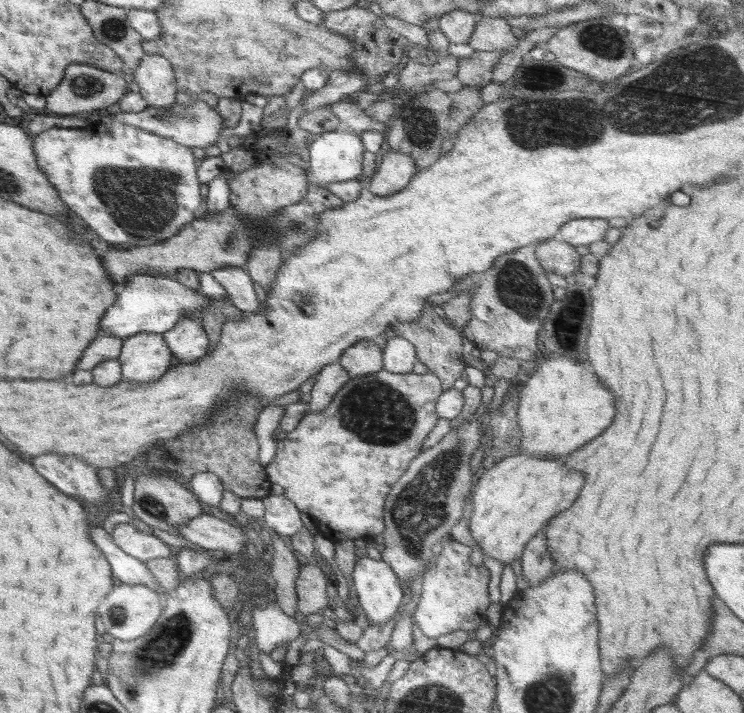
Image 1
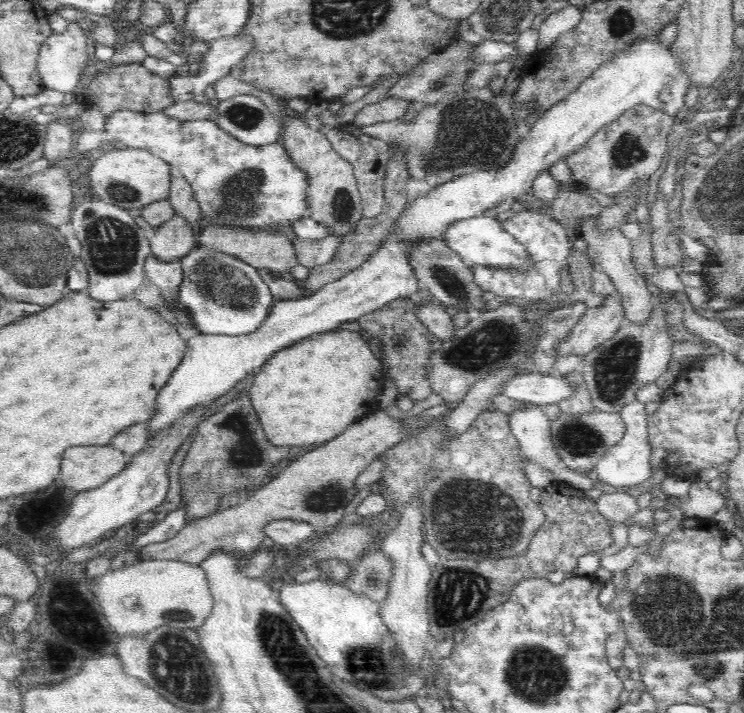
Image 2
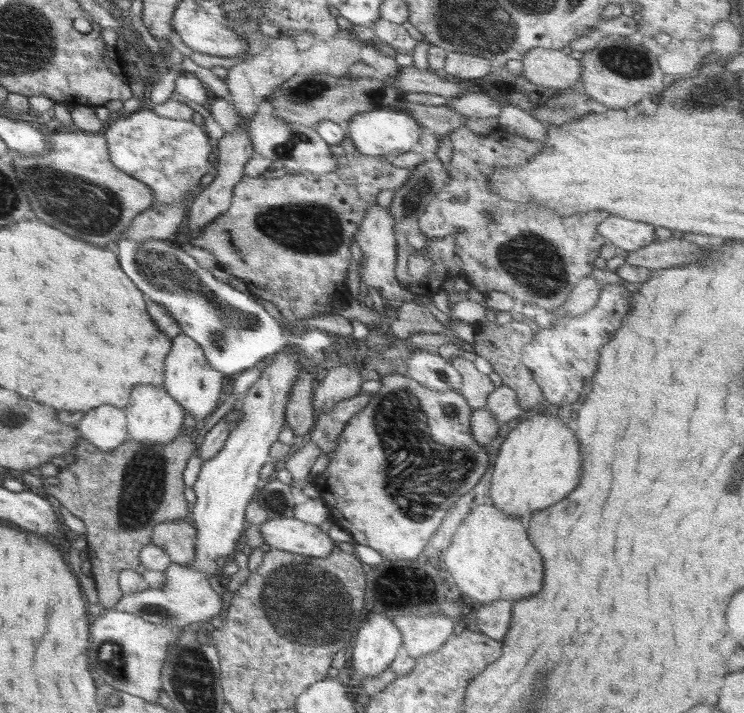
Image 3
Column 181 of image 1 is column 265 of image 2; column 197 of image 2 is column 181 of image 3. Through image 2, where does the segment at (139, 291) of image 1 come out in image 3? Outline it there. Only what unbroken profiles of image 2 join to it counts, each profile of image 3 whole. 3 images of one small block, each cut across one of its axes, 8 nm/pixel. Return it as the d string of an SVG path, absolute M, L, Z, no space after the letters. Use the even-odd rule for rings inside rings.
M175 239L152 240L144 243L120 241L116 254L126 276L153 302L164 306L178 321L180 332L198 342L210 367L228 377L261 365L274 353L292 344L300 348L303 358L319 364L332 363L324 352L337 339L324 330L312 329L302 336L284 330L279 322L251 295L239 292L199 268L190 254Z

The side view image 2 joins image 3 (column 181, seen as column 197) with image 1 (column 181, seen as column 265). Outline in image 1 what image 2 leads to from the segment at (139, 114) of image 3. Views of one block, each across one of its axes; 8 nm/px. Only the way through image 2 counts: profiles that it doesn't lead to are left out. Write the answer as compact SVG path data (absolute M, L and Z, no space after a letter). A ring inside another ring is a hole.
M109 117L100 119L100 122L97 121L94 124L83 124L80 127L54 127L35 135L35 138L37 161L40 163L41 169L48 175L49 181L57 187L58 194L61 195L62 199L65 199L66 205L76 213L76 216L82 218L100 238L108 243L127 244L129 247L159 244L168 238L172 238L181 229L184 229L189 222L192 222L194 220L194 214L196 214L198 208L200 208L200 204L202 204L203 198L202 194L200 194L201 182L196 176L198 160L192 154L190 147L184 146L184 144L178 144L178 142L174 142L170 138L158 136L153 132L118 122Z

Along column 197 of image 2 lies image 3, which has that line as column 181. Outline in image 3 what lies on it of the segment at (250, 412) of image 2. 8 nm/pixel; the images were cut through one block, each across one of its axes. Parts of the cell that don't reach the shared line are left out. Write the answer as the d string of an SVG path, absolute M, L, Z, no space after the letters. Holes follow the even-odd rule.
M180 426L180 434L168 444L144 444L128 438L112 452L102 452L91 442L77 441L77 448L69 459L69 466L65 471L60 470L57 477L60 485L54 485L52 496L58 499L63 509L84 522L87 534L87 571L93 577L100 606L103 610L115 608L116 603L123 596L118 584L120 572L135 570L141 564L139 554L146 544L151 542L154 526L162 522L174 522L184 519L189 511L190 504L184 496L184 476L182 472L192 452L196 450L196 437L200 427L195 427L190 434L182 433L186 429Z

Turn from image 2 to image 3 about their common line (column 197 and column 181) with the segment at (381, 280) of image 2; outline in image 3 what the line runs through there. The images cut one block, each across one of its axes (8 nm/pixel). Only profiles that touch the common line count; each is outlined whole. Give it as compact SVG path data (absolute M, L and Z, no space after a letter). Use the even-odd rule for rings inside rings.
M178 335L172 340L172 350L166 354L165 379L163 386L168 394L174 398L186 414L190 414L202 427L204 420L208 419L219 407L223 397L223 386L227 377L222 371L209 366L202 347L189 336Z

